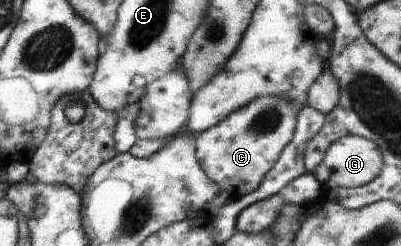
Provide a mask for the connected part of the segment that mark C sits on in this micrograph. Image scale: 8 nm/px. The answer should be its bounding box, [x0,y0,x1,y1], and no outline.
[197,96,299,199]

